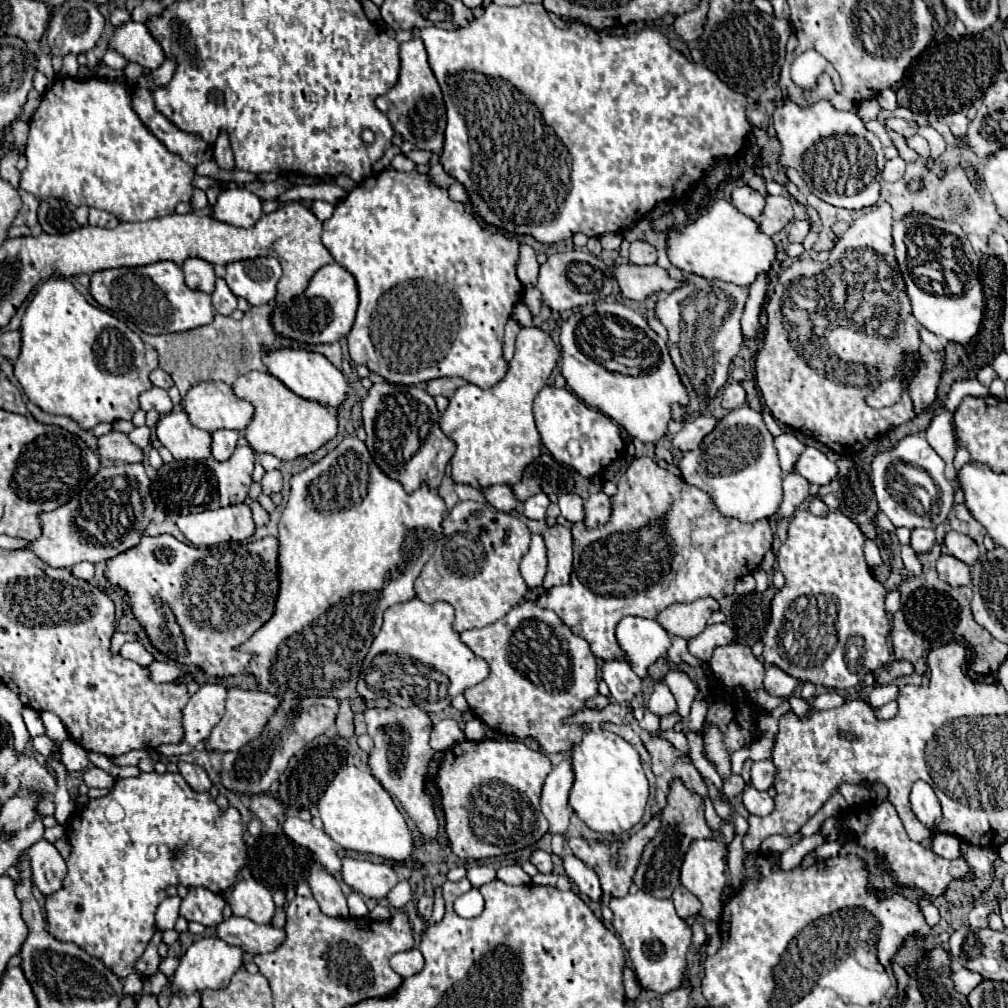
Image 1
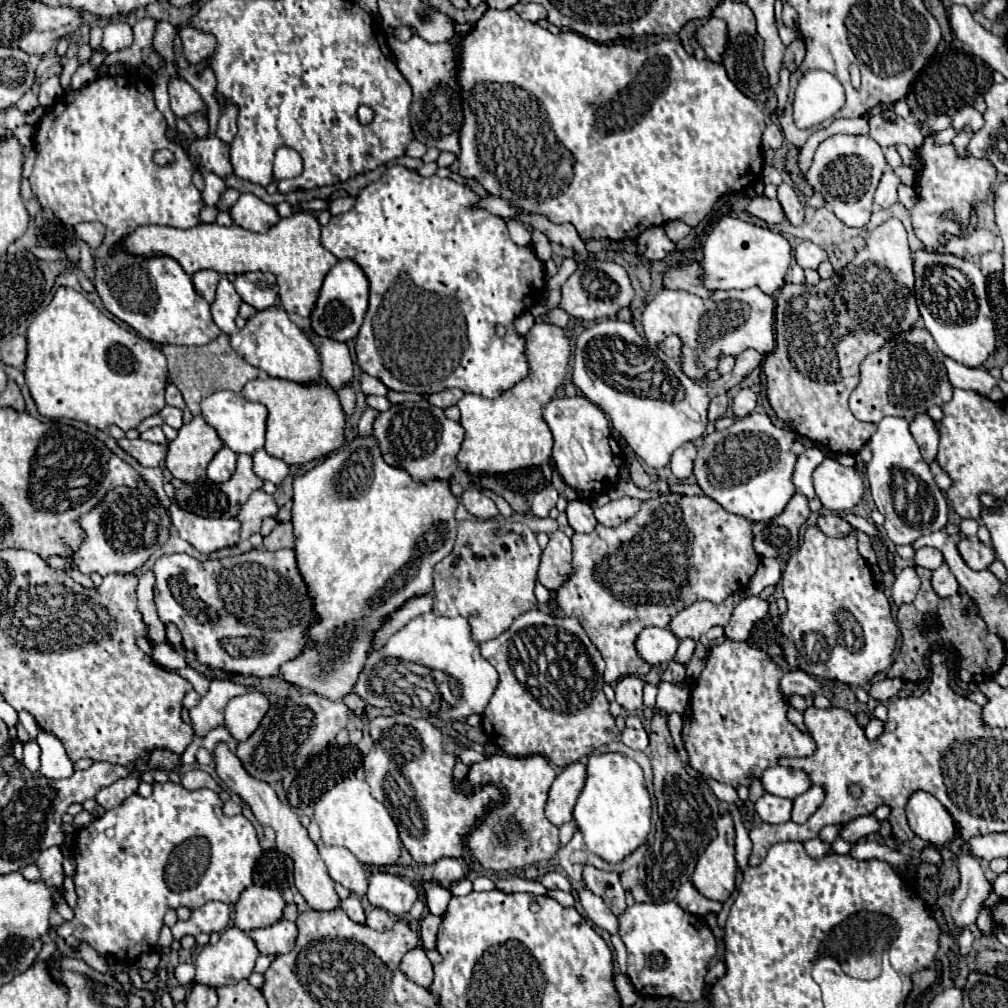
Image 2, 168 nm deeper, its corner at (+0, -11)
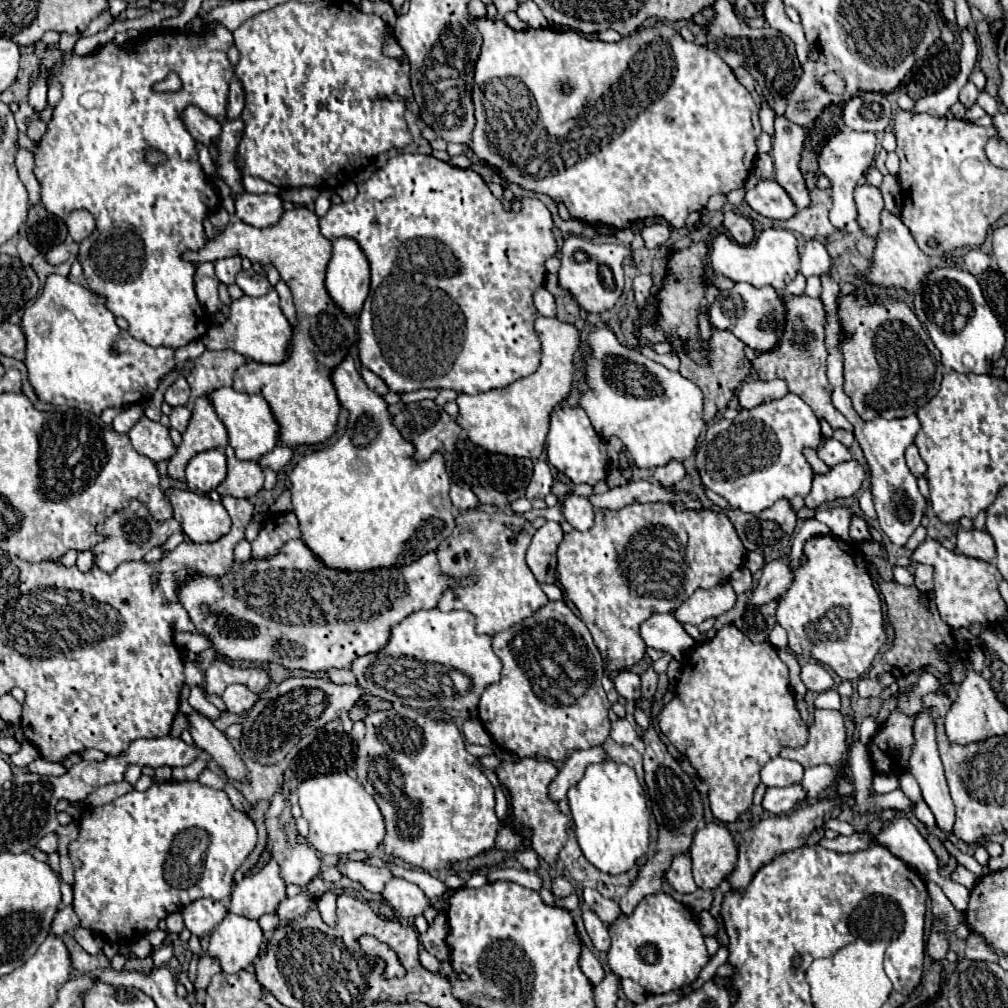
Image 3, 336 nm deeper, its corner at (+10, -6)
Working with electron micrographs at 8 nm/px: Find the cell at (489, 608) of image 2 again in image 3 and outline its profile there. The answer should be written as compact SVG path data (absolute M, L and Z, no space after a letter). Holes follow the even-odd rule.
M467 510L455 518L453 532L439 544L437 560L441 572L455 578L475 578L473 586L453 586L439 598L437 610L467 610L477 618L475 632L493 636L507 630L509 626L529 618L535 610L545 606L549 600L539 588L539 582L525 564L525 552L531 544L535 528L519 514L495 512L487 514L481 510Z

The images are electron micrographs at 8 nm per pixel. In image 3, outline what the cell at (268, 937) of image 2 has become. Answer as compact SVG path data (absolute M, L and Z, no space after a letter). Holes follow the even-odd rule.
M301 892L301 894L297 894L295 898L287 898L287 900L283 900L281 904L279 904L279 908L277 908L277 918L279 918L279 922L293 922L295 918L299 918L299 916L303 916L311 906L313 906L313 902L315 902L315 898L313 896L309 896L307 892Z

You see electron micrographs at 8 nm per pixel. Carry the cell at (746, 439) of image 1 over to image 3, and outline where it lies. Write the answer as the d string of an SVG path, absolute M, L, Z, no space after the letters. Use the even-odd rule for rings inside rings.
M787 394L779 400L771 400L767 404L755 406L751 410L741 410L733 420L719 420L711 424L705 432L701 446L697 446L695 462L697 472L705 484L705 488L723 496L733 508L739 508L749 514L759 514L779 498L793 500L797 494L807 496L811 492L813 470L801 454L803 446L817 448L821 442L821 428L813 410L795 394Z

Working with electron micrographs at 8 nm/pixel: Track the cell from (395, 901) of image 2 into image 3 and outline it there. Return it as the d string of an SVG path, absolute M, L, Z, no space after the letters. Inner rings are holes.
M393 878L387 882L387 888L381 892L383 900L401 916L405 918L415 918L417 914L423 912L425 906L429 906L429 900L425 894L411 882L403 878Z

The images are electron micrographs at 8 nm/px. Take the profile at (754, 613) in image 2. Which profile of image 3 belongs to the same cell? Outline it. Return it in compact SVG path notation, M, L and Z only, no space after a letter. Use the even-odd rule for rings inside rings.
M781 560L769 562L763 568L763 576L761 576L757 588L753 590L753 594L747 602L747 608L759 608L759 606L783 596L789 588L791 580L793 580L791 568L785 562L781 562Z

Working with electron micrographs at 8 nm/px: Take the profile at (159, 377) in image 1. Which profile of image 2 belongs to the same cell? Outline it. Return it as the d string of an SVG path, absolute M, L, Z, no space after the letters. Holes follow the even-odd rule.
M169 385L169 387L167 387L167 391L165 391L165 399L167 399L167 405L185 409L185 401L183 401L183 397L181 397L181 391L179 391L175 385Z

